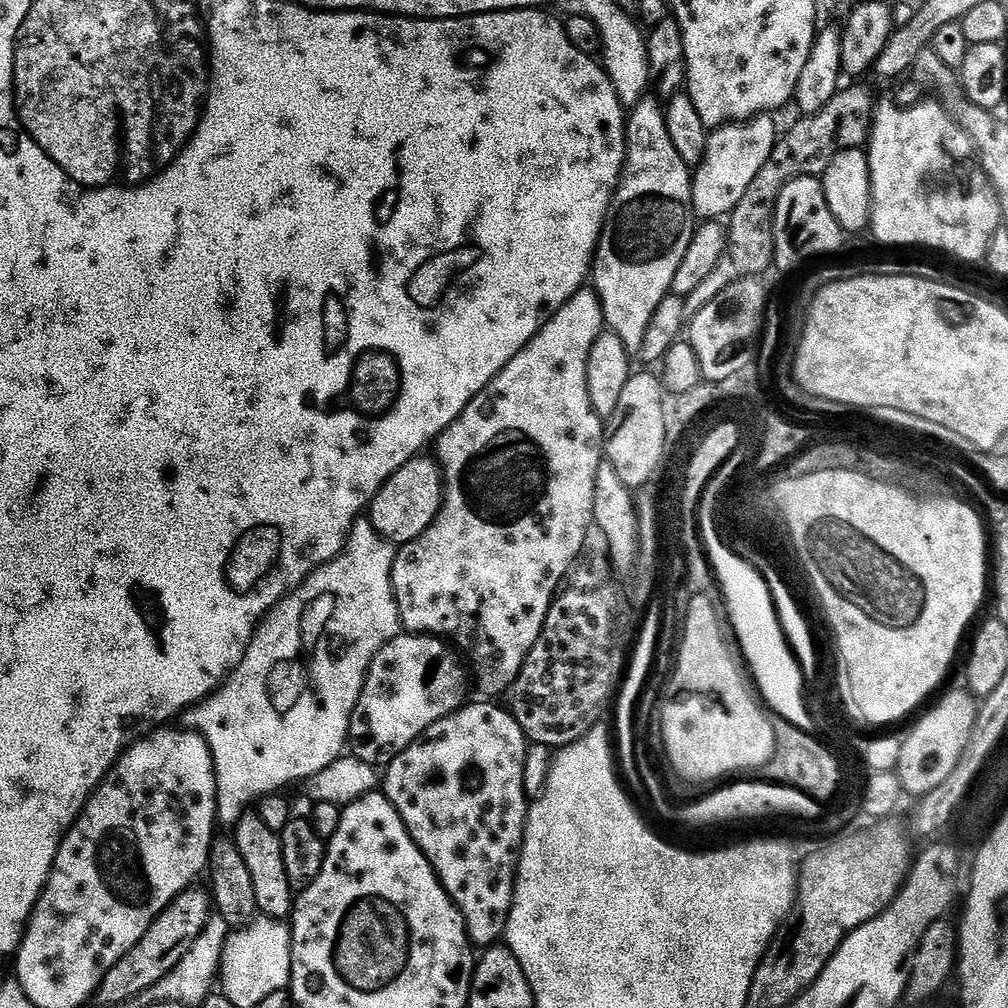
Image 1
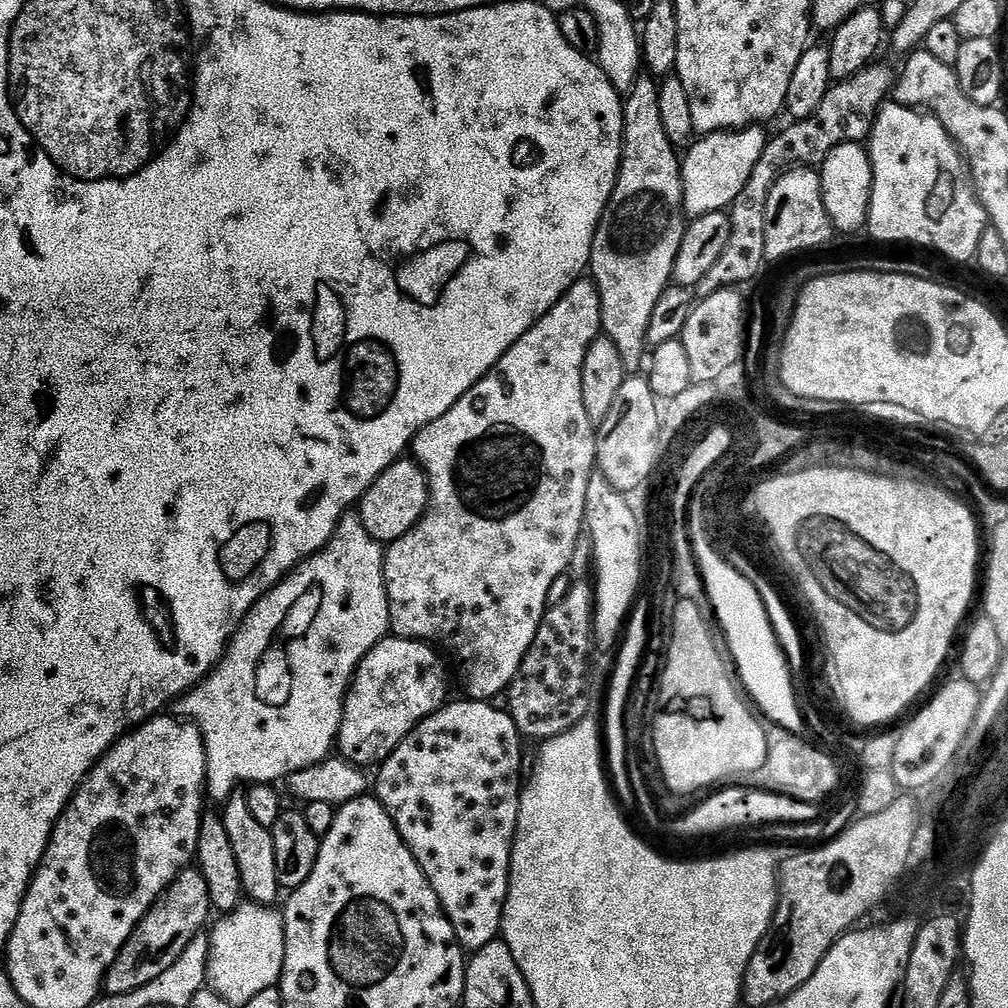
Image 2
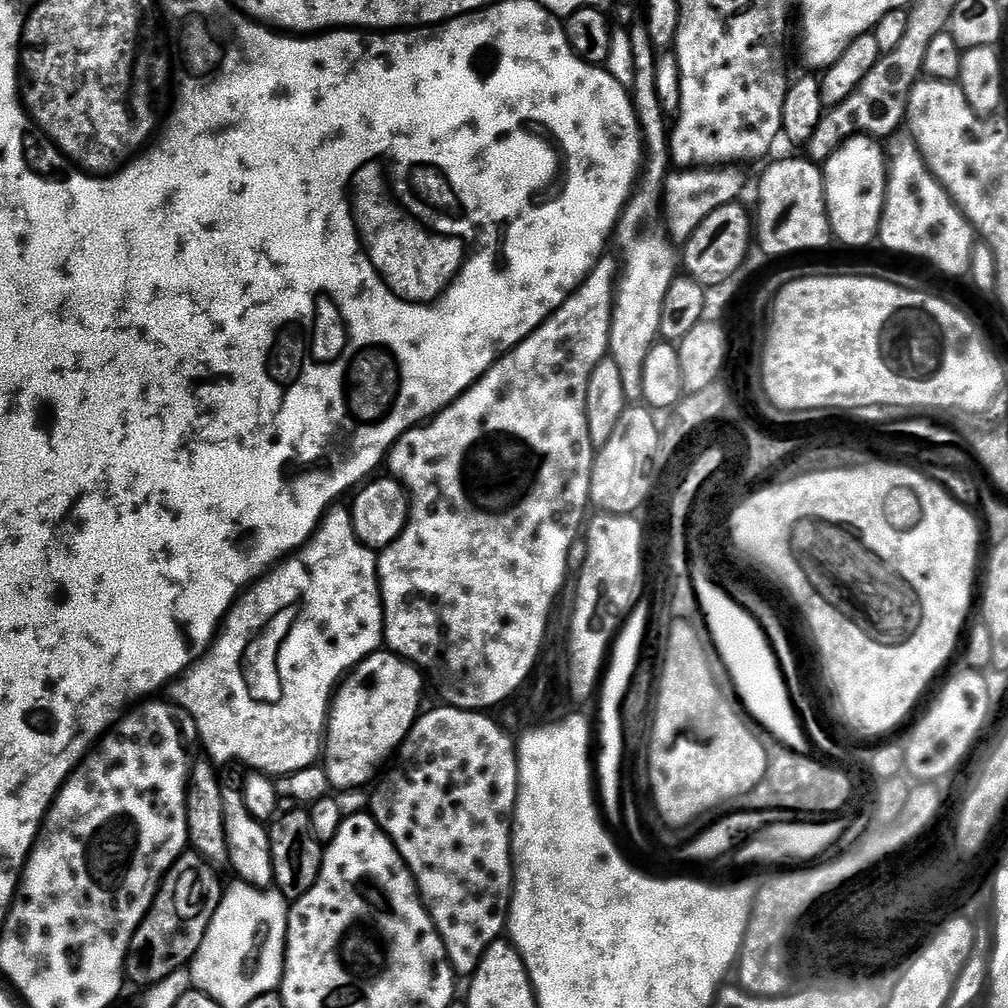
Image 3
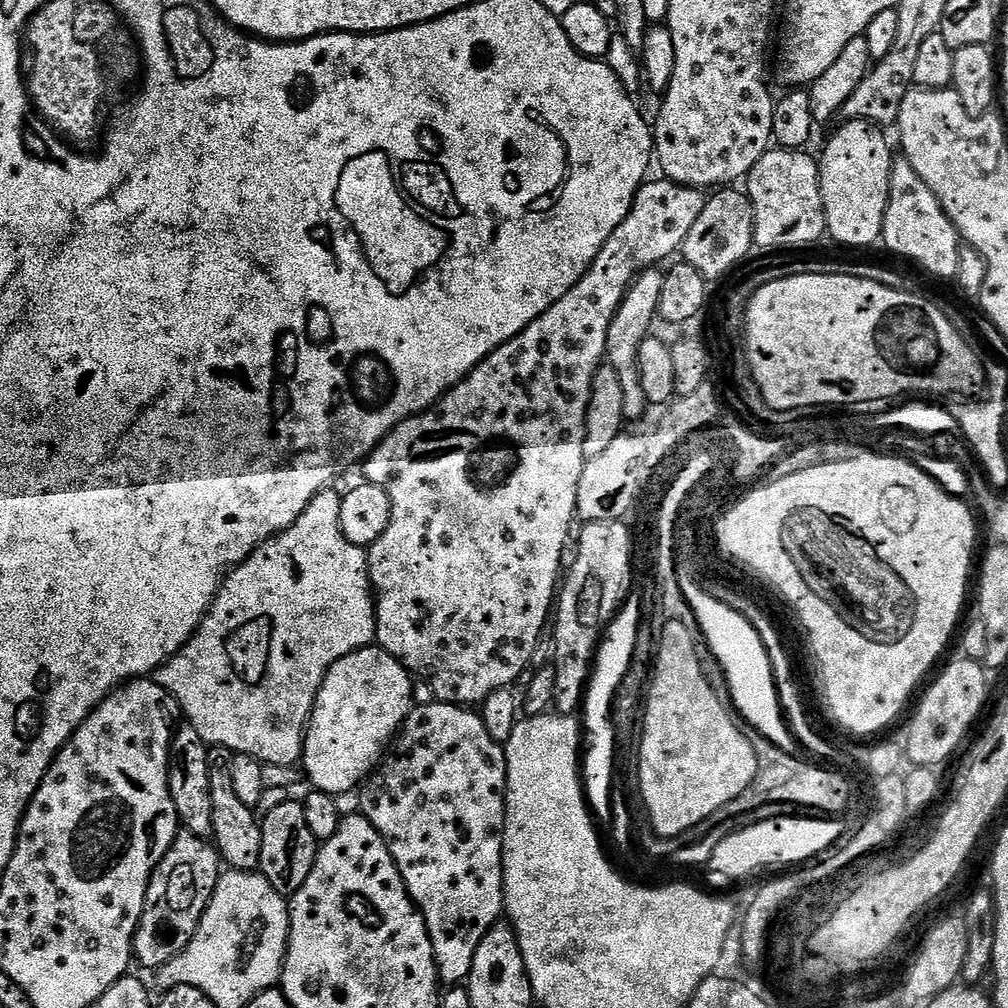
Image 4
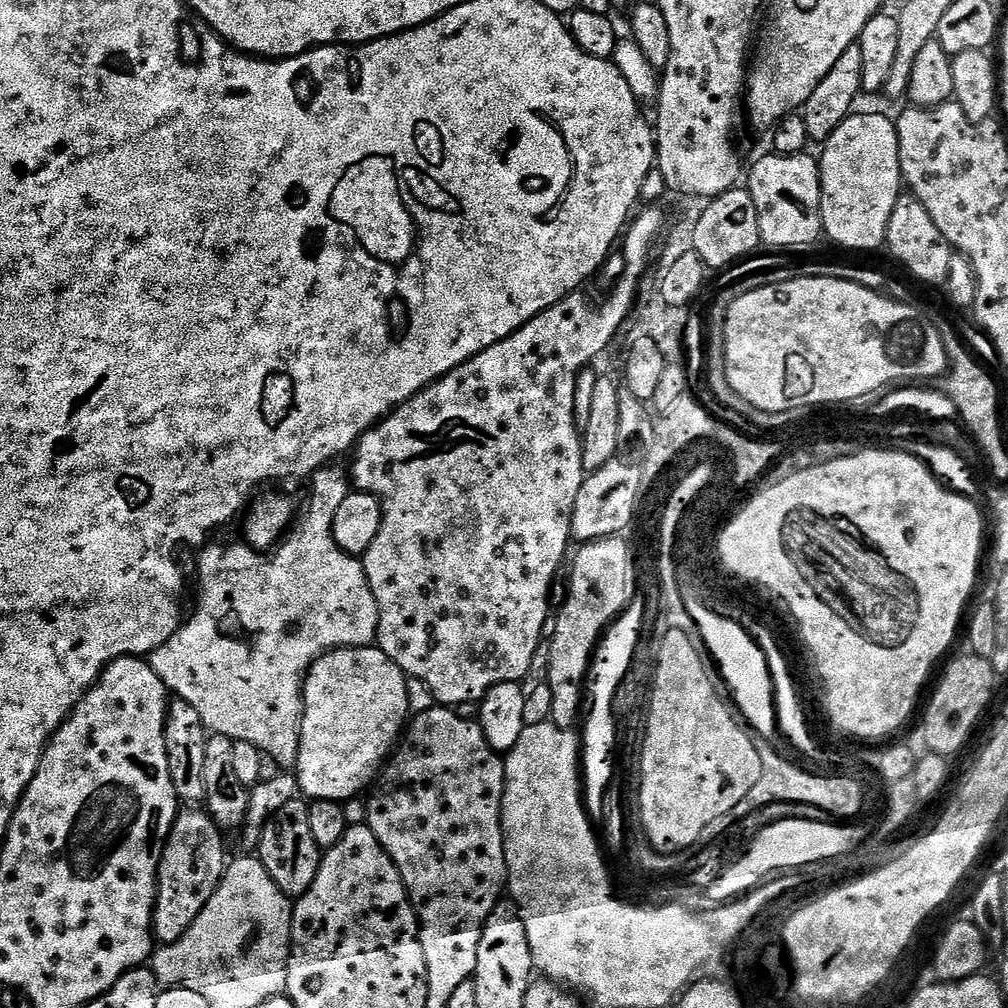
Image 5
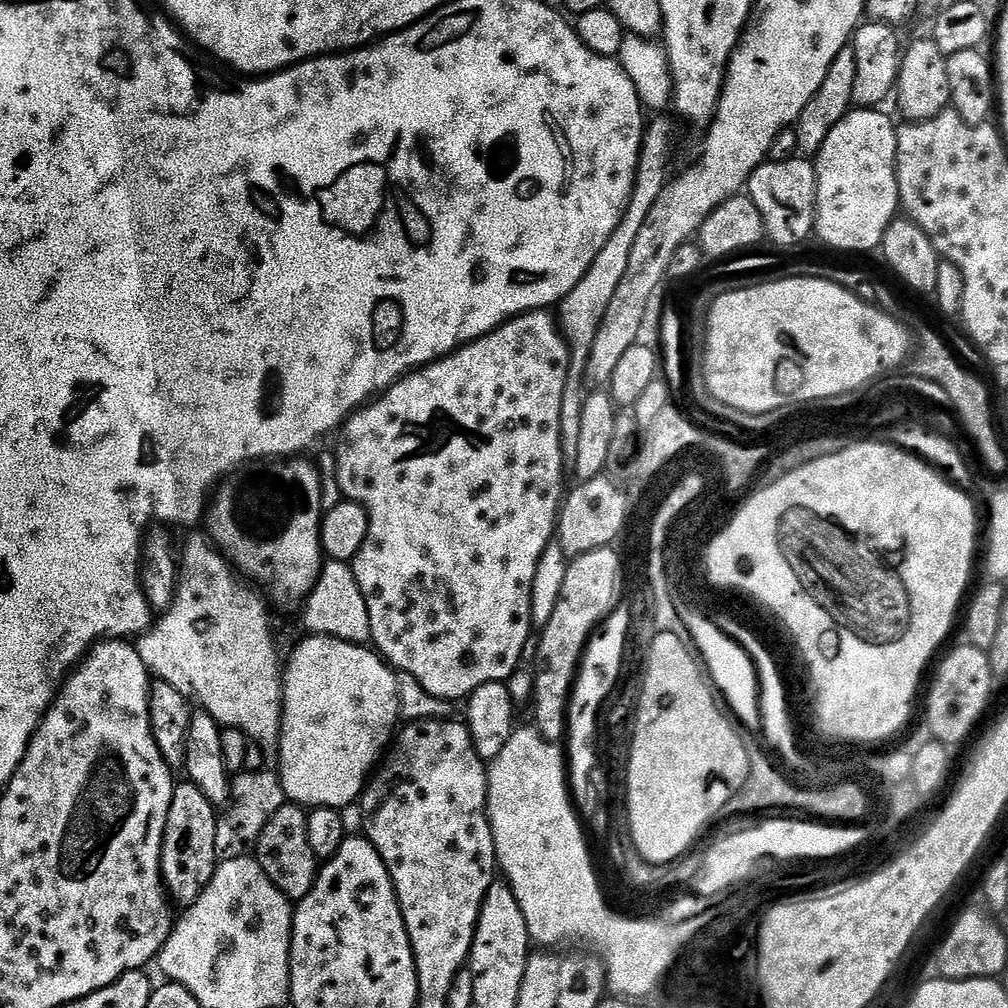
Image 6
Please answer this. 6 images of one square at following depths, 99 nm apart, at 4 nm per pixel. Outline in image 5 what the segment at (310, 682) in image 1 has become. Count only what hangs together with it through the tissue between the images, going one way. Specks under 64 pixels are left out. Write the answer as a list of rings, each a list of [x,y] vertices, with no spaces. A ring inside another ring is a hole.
[[[324,480],[318,481],[312,488],[312,497],[308,500],[308,509],[305,512],[303,509],[295,517],[290,531],[275,545],[274,551],[271,553],[271,555],[273,554],[272,557],[268,557],[268,554],[261,554],[242,542],[232,544],[229,548],[223,548],[220,544],[212,544],[213,542],[205,543],[199,549],[199,552],[201,551],[200,557],[196,560],[196,609],[193,610],[192,617],[189,620],[187,617],[181,623],[179,630],[150,654],[150,663],[154,674],[158,674],[158,678],[164,683],[165,688],[173,697],[190,702],[190,706],[194,706],[194,710],[198,710],[204,727],[209,733],[217,736],[229,736],[232,741],[250,742],[250,746],[254,746],[260,752],[270,754],[270,758],[274,758],[276,765],[284,770],[291,769],[296,760],[296,745],[300,740],[298,727],[302,711],[302,691],[308,665],[325,650],[349,647],[348,632],[356,639],[353,641],[363,641],[360,640],[364,636],[363,622],[360,620],[348,621],[348,616],[368,616],[368,618],[372,618],[376,614],[376,603],[368,586],[368,579],[364,574],[363,563],[355,556],[347,556],[332,538],[334,514],[338,510],[344,495],[345,493],[340,489],[338,481],[332,480],[329,484]],[[272,608],[282,619],[288,620],[292,632],[275,632],[272,629]]]

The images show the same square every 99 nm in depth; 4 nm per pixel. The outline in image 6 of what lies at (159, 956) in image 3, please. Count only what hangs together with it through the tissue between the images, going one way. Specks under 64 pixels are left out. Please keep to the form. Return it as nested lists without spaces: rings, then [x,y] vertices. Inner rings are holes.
[[[191,782],[177,783],[172,789],[172,801],[164,827],[164,841],[160,855],[160,875],[167,895],[180,906],[195,902],[216,873],[215,830],[218,812]]]

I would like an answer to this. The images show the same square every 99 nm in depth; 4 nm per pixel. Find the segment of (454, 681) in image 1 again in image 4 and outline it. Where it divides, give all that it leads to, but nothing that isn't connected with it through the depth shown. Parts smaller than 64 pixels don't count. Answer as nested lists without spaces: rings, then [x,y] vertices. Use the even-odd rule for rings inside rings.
[[[379,646],[350,650],[330,666],[312,707],[312,717],[304,733],[303,775],[318,792],[329,792],[340,798],[351,788],[359,789],[383,761],[394,737],[404,726],[414,707],[414,680],[407,668]]]

